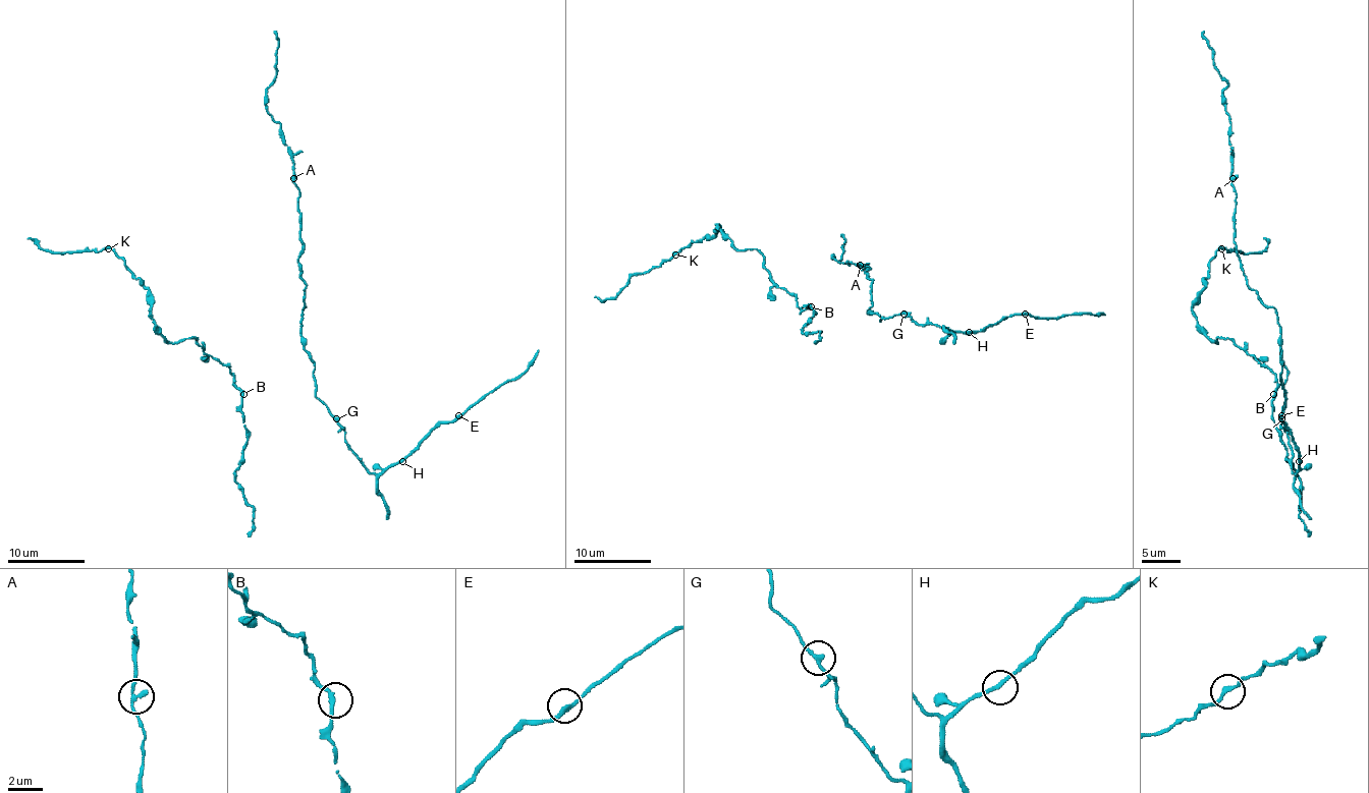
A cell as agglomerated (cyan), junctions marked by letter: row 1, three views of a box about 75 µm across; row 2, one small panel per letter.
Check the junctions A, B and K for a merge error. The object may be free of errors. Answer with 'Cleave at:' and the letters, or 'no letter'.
Cleave at: no letter

